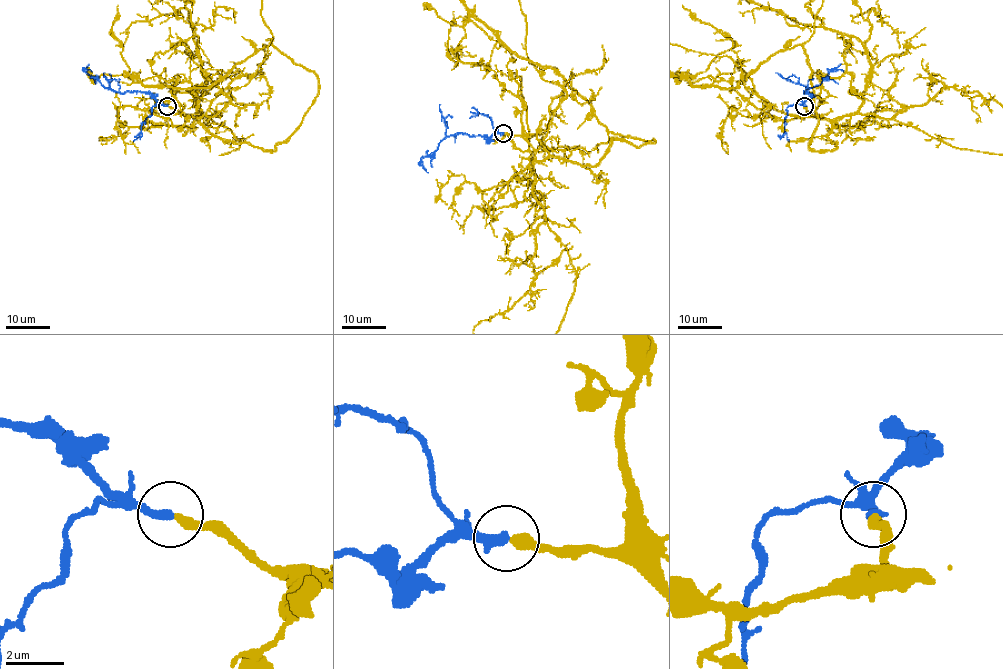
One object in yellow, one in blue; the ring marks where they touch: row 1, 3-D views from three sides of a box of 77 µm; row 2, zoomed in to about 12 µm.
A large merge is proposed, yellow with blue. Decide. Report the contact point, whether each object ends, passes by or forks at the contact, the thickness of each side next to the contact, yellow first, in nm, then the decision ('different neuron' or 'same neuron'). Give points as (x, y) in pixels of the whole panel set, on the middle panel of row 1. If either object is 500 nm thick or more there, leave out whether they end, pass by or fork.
place (503, 133); yellow ends; blue ends; calibres 320 and 360 nm; same neuron

